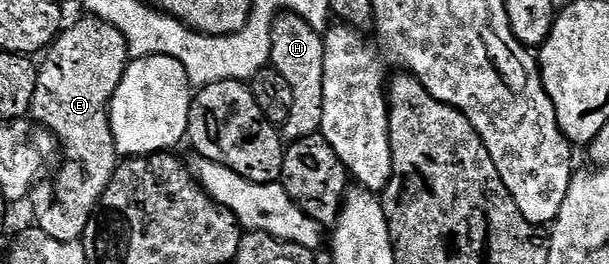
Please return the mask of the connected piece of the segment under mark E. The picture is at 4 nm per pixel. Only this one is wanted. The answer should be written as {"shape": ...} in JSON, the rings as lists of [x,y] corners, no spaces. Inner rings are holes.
{"shape":[[[85,17],[79,23],[74,23],[65,28],[59,34],[58,38],[54,40],[52,46],[45,52],[44,58],[41,60],[38,68],[38,84],[36,85],[36,93],[34,94],[34,100],[29,109],[31,116],[35,115],[52,134],[58,138],[58,143],[62,146],[62,155],[66,160],[62,163],[62,168],[58,171],[58,176],[54,179],[54,188],[51,191],[46,191],[38,199],[38,204],[34,207],[34,215],[36,218],[36,225],[44,233],[48,233],[48,237],[56,237],[56,241],[68,241],[69,243],[79,242],[83,237],[82,234],[86,231],[86,226],[90,223],[90,218],[95,218],[96,212],[99,210],[102,202],[102,195],[106,191],[106,186],[114,180],[115,171],[119,170],[120,167],[120,152],[117,144],[114,143],[114,133],[112,125],[110,124],[110,103],[114,99],[116,89],[120,85],[120,81],[124,77],[126,72],[126,64],[130,62],[130,48],[126,46],[126,39],[120,33],[120,29],[116,29],[112,24],[105,23],[102,19],[95,19],[93,17]]]}

